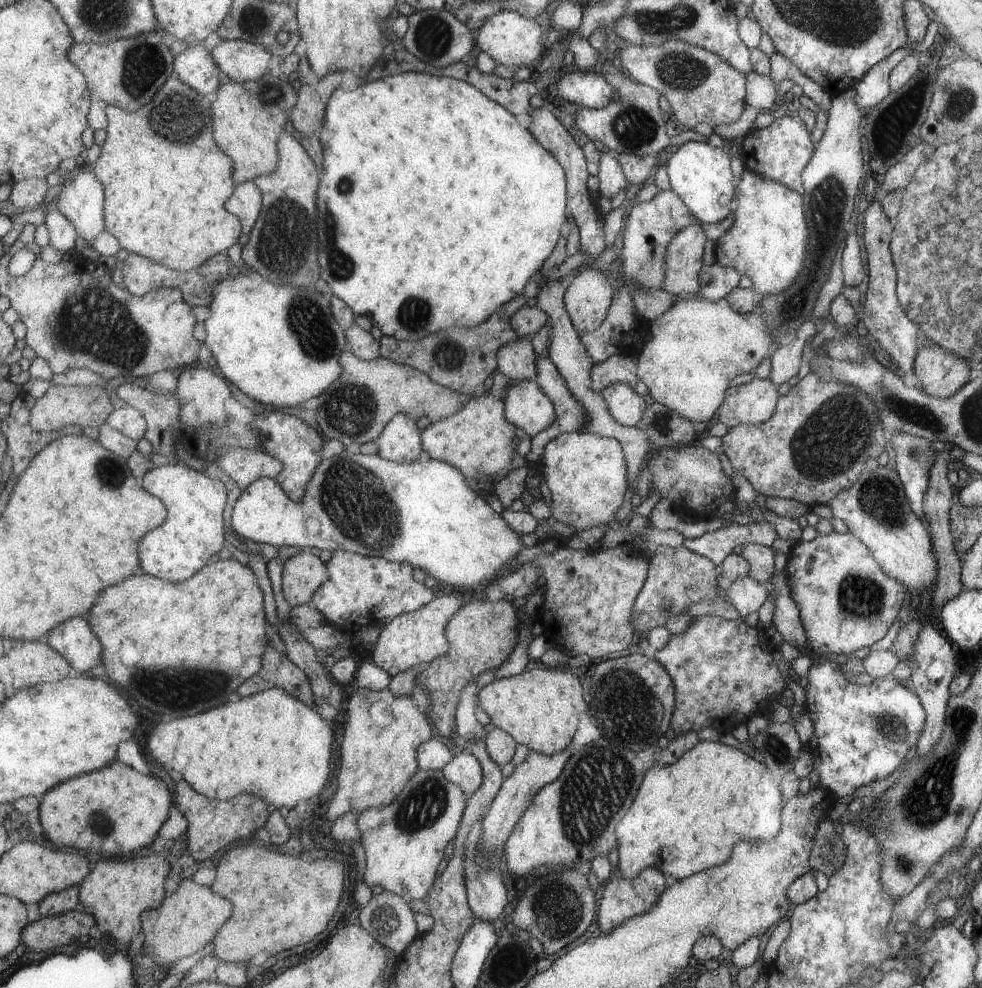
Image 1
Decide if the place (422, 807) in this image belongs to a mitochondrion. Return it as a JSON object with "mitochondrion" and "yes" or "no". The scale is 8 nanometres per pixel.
{"mitochondrion":"yes"}

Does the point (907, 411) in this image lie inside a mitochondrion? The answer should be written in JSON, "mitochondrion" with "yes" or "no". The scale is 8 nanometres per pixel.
{"mitochondrion":"yes"}

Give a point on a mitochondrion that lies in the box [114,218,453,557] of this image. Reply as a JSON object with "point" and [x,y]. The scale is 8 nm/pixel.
{"point":[360,512]}

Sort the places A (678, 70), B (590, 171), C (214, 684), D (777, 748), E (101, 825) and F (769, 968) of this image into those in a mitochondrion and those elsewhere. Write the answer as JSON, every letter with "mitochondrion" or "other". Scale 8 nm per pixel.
{"A":"mitochondrion","B":"other","C":"mitochondrion","D":"mitochondrion","E":"mitochondrion","F":"other"}

